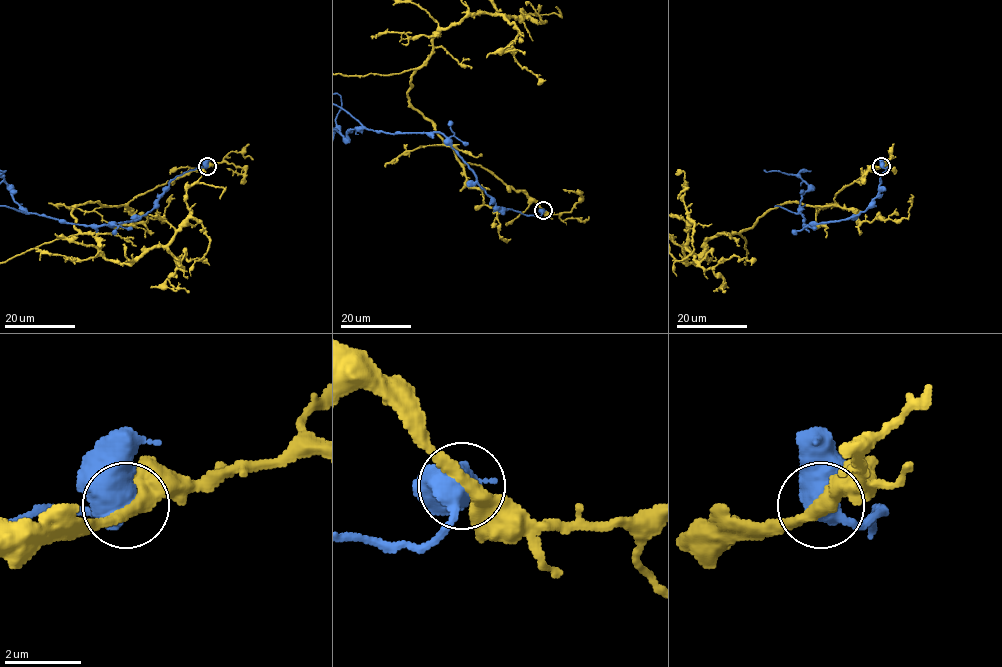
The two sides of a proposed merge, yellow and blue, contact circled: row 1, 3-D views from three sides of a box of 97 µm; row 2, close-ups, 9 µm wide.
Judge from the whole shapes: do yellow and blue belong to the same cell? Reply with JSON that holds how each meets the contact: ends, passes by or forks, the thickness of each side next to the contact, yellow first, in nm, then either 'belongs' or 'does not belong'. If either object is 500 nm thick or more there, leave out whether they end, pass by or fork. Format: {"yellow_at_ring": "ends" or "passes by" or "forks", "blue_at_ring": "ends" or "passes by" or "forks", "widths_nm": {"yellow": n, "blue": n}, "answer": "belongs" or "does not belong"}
{"widths_nm": {"yellow": 360, "blue": 650}, "answer": "does not belong"}

